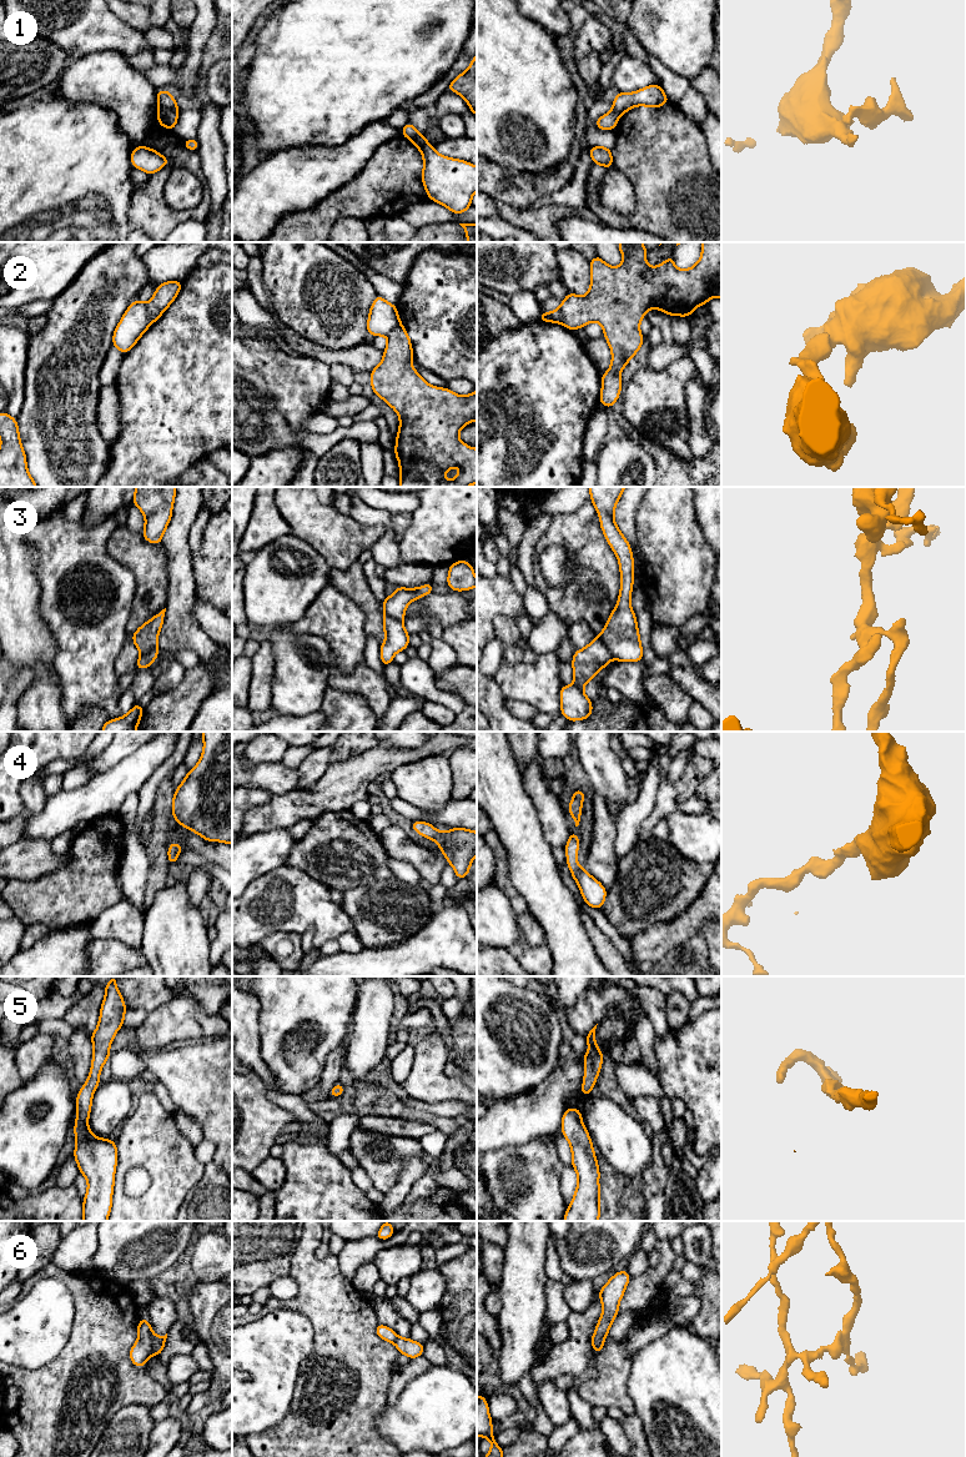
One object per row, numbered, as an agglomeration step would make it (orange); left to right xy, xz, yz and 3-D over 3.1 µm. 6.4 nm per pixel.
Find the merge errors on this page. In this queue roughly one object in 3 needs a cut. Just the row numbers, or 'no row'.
1, 2, 3, 6

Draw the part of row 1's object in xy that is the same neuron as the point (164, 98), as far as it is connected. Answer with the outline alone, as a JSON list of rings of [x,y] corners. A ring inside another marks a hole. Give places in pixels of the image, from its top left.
[[[168,90],[157,91],[156,99],[157,99],[159,107],[180,111],[176,100],[173,99],[173,96],[170,94]]]

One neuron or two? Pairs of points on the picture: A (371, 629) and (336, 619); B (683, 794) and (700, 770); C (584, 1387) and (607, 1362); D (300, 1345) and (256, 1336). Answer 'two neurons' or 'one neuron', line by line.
A: two neurons
B: one neuron
C: one neuron
D: one neuron

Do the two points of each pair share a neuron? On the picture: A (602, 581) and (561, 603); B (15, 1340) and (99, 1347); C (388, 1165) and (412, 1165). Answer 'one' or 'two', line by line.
A: one
B: two
C: two

